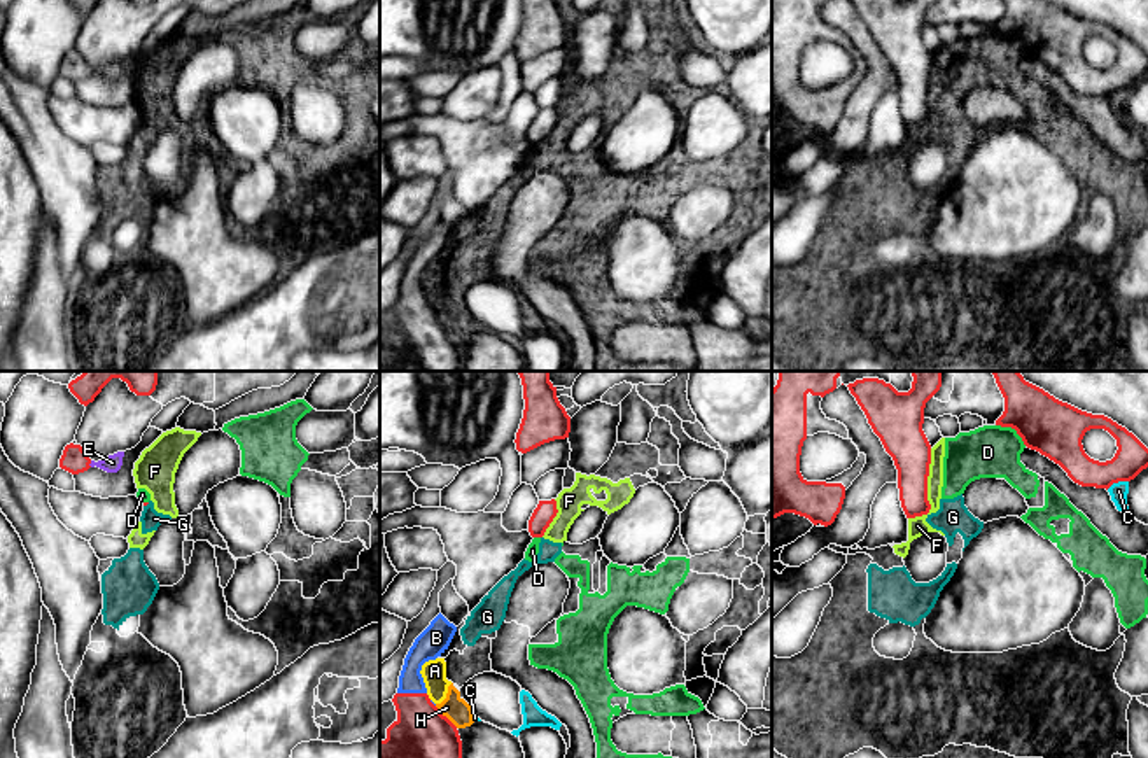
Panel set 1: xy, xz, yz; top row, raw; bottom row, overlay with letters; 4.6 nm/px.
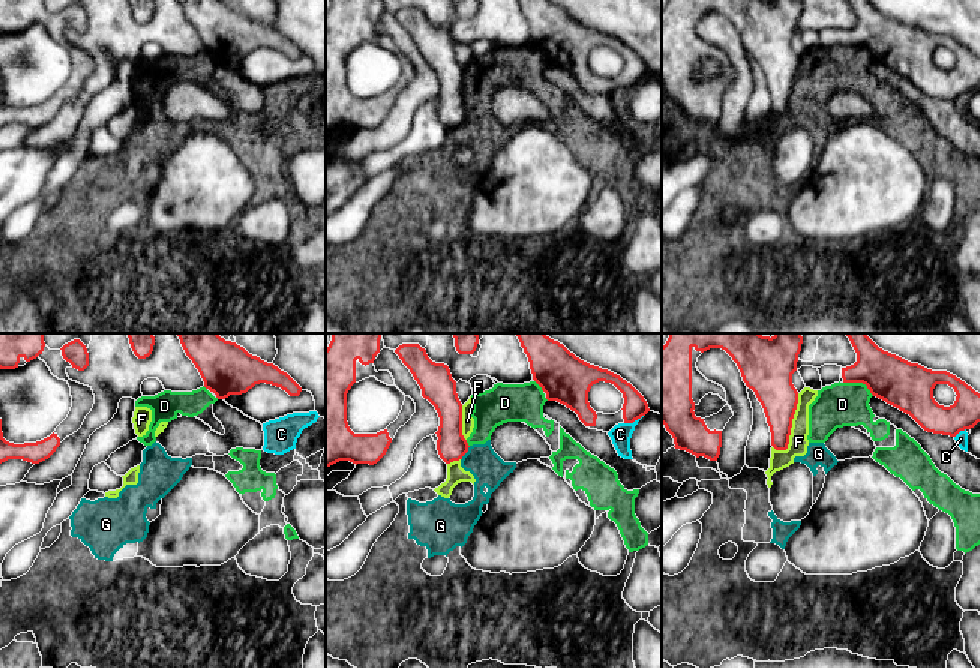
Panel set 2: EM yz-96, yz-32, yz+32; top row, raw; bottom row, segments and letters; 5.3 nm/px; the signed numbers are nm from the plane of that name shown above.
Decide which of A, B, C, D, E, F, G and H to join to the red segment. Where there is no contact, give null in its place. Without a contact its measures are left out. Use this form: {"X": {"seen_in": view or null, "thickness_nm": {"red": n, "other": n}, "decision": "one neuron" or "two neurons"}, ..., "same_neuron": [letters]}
{"A": {"seen_in": "xz", "thickness_nm": {"red": 240, "other": 110}, "decision": "two neurons"}, "B": {"seen_in": "xz", "thickness_nm": {"red": 240, "other": 140}, "decision": "one neuron"}, "C": {"seen_in": "yz", "thickness_nm": {"red": 150, "other": 80}, "decision": "two neurons"}, "D": {"seen_in": "yz", "thickness_nm": {"red": 260, "other": 240}, "decision": "two neurons"}, "E": {"seen_in": "xy", "thickness_nm": {"red": 120, "other": 80}, "decision": "one neuron"}, "F": {"seen_in": "yz", "thickness_nm": {"red": 190, "other": 90}, "decision": "two neurons"}, "G": {"seen_in": "xy", "thickness_nm": {"red": 20, "other": 90}, "decision": "two neurons"}, "H": {"seen_in": "xz", "thickness_nm": {"red": 240, "other": 110}, "decision": "two neurons"}, "same_neuron": ["B", "E"]}

